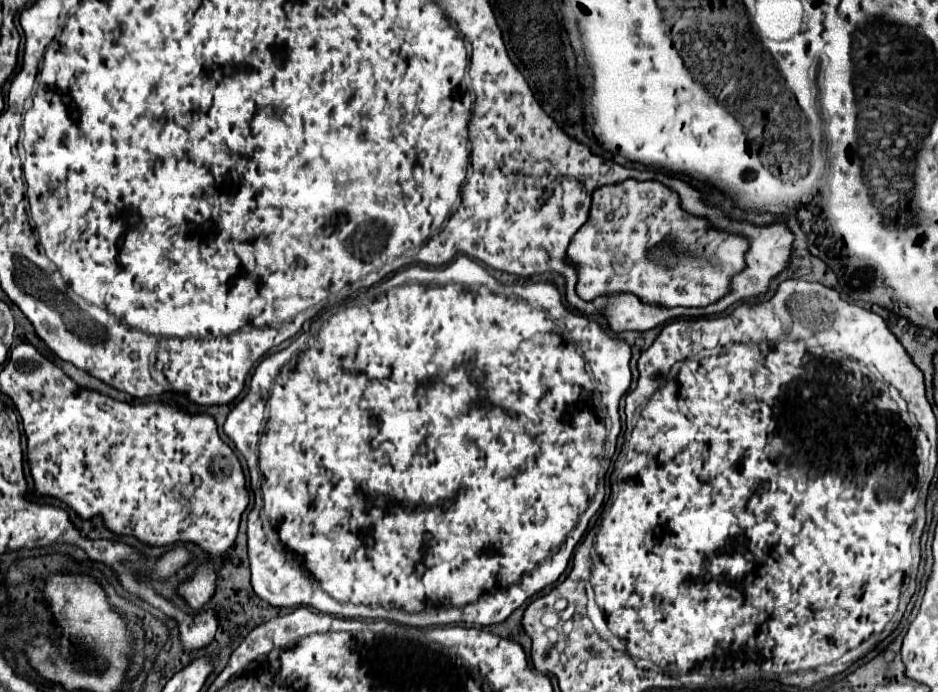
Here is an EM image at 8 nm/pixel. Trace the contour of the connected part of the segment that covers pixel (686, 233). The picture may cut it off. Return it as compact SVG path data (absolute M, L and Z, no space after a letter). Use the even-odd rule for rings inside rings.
M627 178L619 184L609 184L593 192L593 204L587 224L573 236L567 262L577 272L577 296L585 302L597 296L633 294L643 304L661 308L703 308L719 302L731 292L731 278L745 270L745 254L749 240L743 234L731 234L711 226L707 218L693 216L681 208L679 194L661 182L639 182Z

